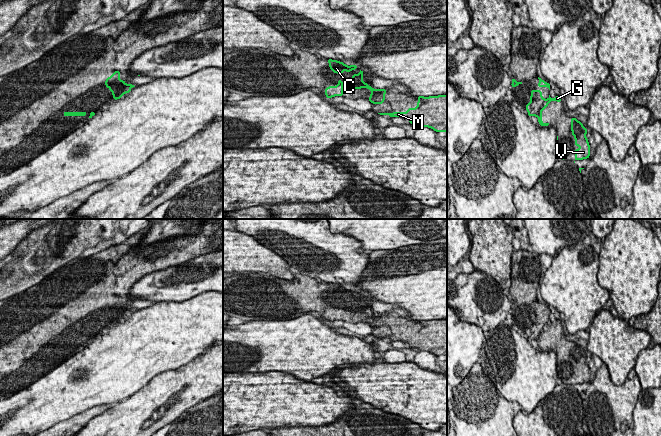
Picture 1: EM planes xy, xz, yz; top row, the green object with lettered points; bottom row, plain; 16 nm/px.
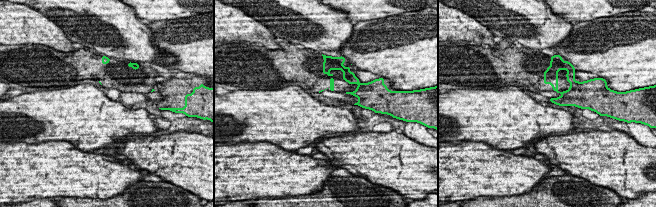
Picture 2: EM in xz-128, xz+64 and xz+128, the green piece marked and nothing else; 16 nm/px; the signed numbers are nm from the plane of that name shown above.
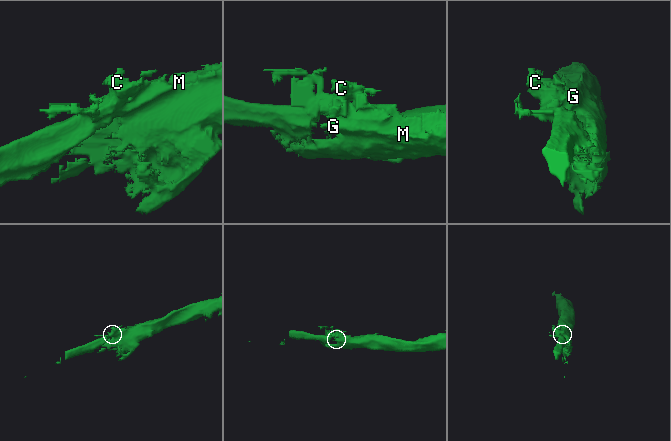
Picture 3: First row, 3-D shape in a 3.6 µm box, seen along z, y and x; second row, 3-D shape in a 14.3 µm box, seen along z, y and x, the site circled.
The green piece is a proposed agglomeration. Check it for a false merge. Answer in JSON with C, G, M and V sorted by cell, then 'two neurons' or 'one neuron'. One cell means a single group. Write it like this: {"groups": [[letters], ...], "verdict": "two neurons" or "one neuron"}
{"groups": [["C", "G", "M", "V"]], "verdict": "one neuron"}

